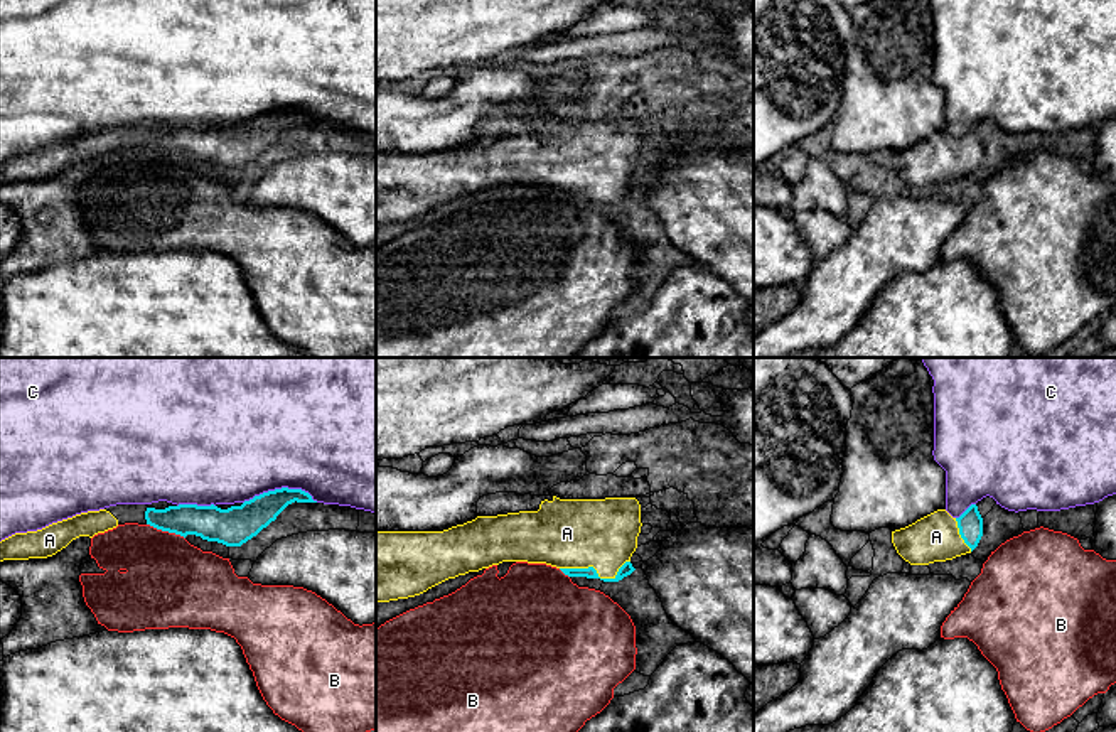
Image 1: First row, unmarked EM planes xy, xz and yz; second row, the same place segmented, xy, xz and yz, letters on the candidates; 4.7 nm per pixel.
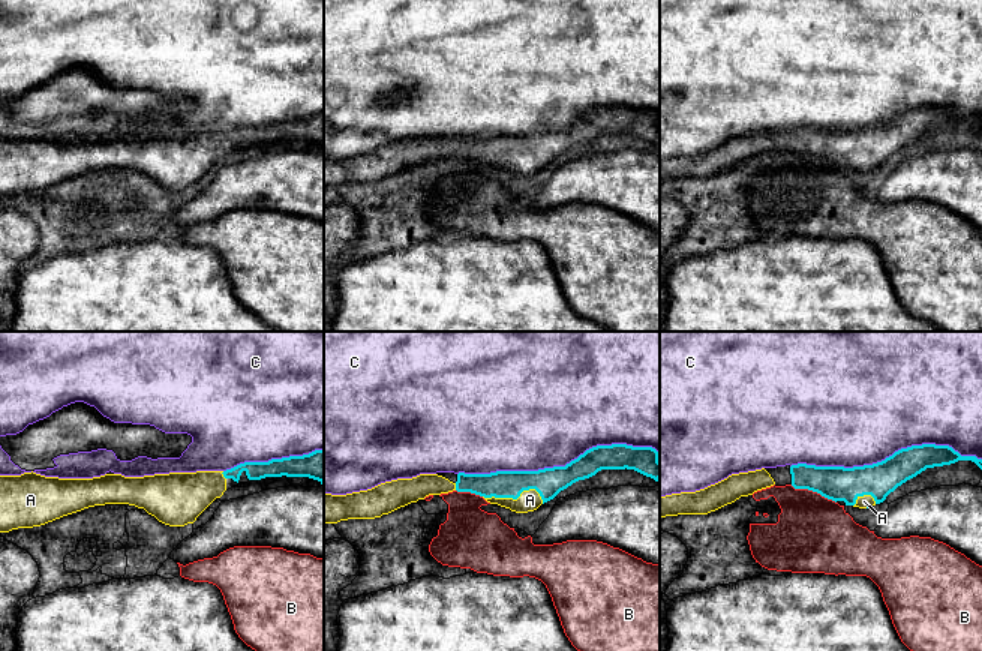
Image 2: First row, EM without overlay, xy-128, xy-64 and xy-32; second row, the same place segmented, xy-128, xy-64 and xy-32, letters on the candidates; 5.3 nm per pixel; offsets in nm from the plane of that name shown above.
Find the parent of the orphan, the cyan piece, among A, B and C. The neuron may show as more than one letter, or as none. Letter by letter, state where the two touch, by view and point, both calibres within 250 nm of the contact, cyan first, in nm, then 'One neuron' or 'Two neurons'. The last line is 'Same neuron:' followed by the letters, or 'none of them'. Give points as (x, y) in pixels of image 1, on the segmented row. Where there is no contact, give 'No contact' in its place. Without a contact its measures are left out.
A: Touches cyan at xz (595, 570). Thickness 60 nm (cyan) against 340 nm. One neuron
B: Touches cyan at xy (166, 530). Thickness 170 nm (cyan) against 420 nm. Two neurons
C: Touches cyan at xy (282, 488). Thickness 160 nm (cyan) against 500 nm. Two neurons
Same neuron: A

